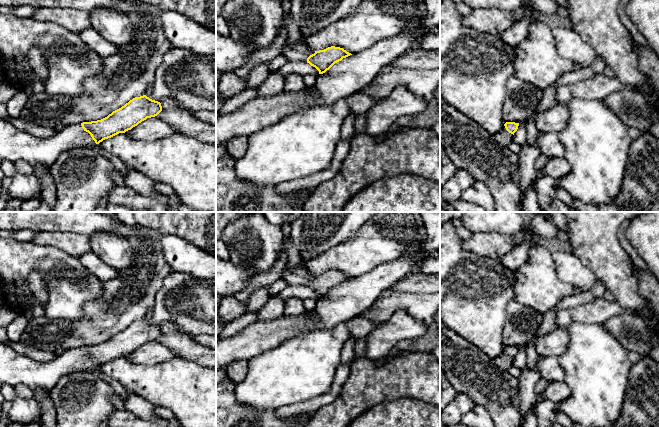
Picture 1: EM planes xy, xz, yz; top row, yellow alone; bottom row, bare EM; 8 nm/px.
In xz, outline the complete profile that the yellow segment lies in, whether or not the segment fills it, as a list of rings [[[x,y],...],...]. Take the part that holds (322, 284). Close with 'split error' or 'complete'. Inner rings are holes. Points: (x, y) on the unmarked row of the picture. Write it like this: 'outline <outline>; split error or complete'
outline [[[302,262],[293,269],[284,268],[281,278],[286,281],[288,286],[301,285],[309,287],[319,295],[319,298],[325,297],[335,287],[352,279],[343,272],[335,270],[328,271],[324,274],[313,275]]]; split error

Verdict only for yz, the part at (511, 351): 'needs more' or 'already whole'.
needs more

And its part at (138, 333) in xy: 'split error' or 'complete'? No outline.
split error

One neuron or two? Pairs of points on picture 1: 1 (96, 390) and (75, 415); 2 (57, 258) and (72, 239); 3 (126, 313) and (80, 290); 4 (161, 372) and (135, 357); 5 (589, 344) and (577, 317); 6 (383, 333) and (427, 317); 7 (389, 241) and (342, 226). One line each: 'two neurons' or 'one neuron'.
1: one neuron
2: two neurons
3: two neurons
4: two neurons
5: two neurons
6: two neurons
7: two neurons

